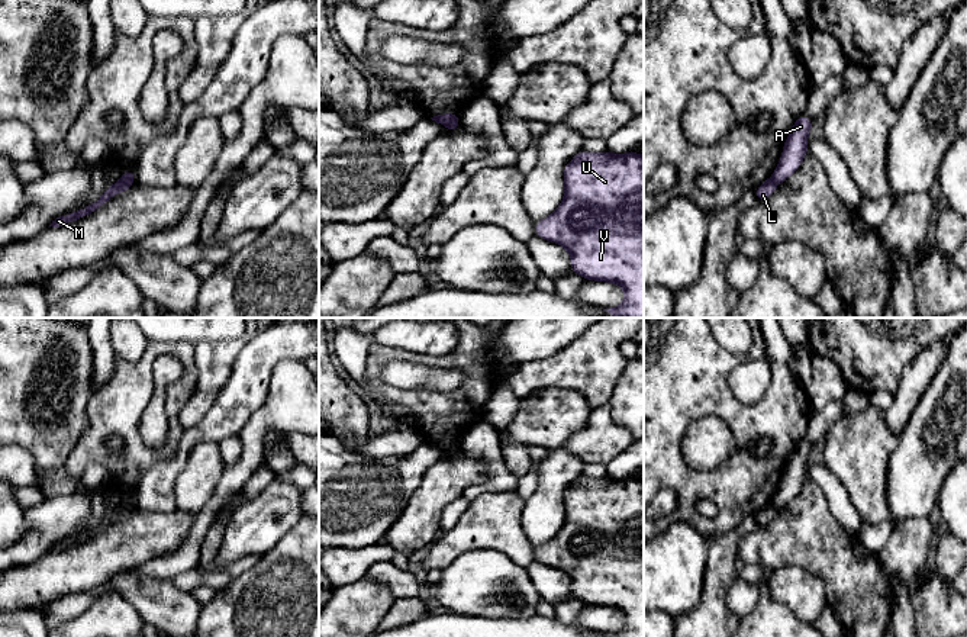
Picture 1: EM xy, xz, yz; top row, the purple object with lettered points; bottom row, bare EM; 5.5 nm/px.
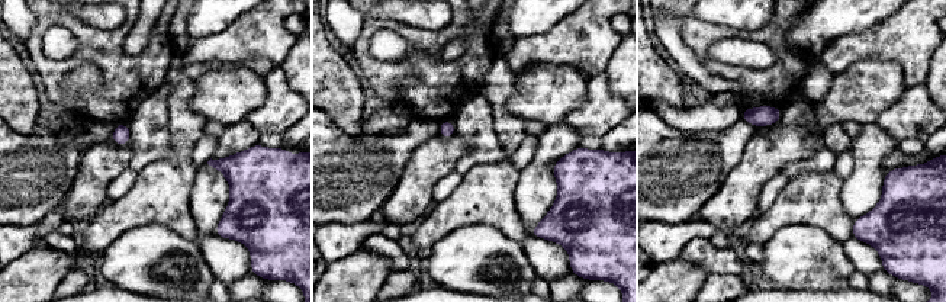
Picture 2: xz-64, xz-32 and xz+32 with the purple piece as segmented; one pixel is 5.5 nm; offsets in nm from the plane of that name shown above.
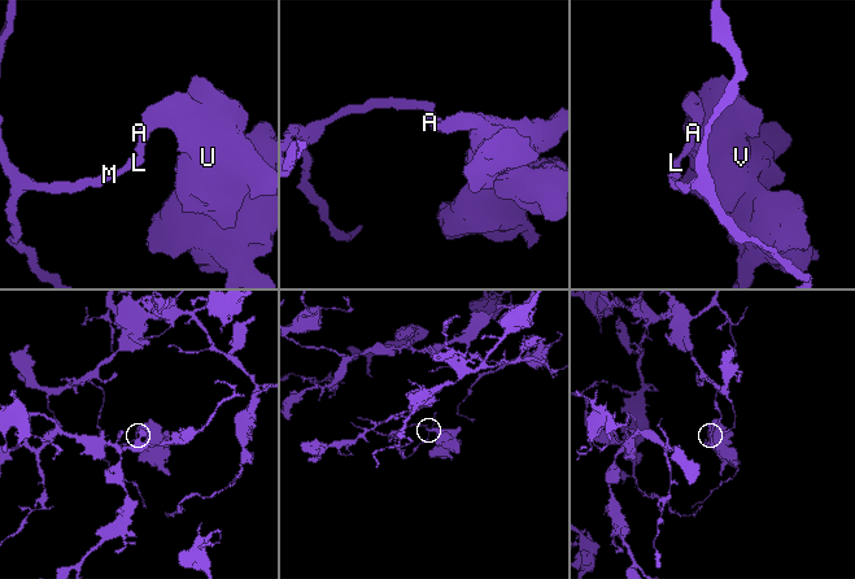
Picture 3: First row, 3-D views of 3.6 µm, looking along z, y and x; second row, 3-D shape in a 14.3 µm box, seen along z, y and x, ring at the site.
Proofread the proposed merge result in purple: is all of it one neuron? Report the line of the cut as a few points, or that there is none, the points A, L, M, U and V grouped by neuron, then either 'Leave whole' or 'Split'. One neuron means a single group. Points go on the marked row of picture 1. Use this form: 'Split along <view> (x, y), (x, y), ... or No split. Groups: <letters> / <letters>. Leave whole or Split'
Split along xy (121, 179), (131, 185). Groups: A U V / L M. Split

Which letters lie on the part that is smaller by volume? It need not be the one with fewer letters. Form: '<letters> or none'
A, U, V

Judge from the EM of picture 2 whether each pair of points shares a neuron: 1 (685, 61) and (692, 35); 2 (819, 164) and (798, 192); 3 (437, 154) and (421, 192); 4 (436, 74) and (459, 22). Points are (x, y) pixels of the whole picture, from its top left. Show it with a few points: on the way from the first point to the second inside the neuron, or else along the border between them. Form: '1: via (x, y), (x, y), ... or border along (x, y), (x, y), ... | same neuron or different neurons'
1: border along (675, 16), (679, 19), (684, 42), (711, 73) | different neurons
2: border along (832, 170), (807, 172), (790, 179) | different neurons
3: via (430, 163), (421, 174), (421, 183) | same neuron
4: via (431, 61), (431, 50), (446, 35) | same neuron

